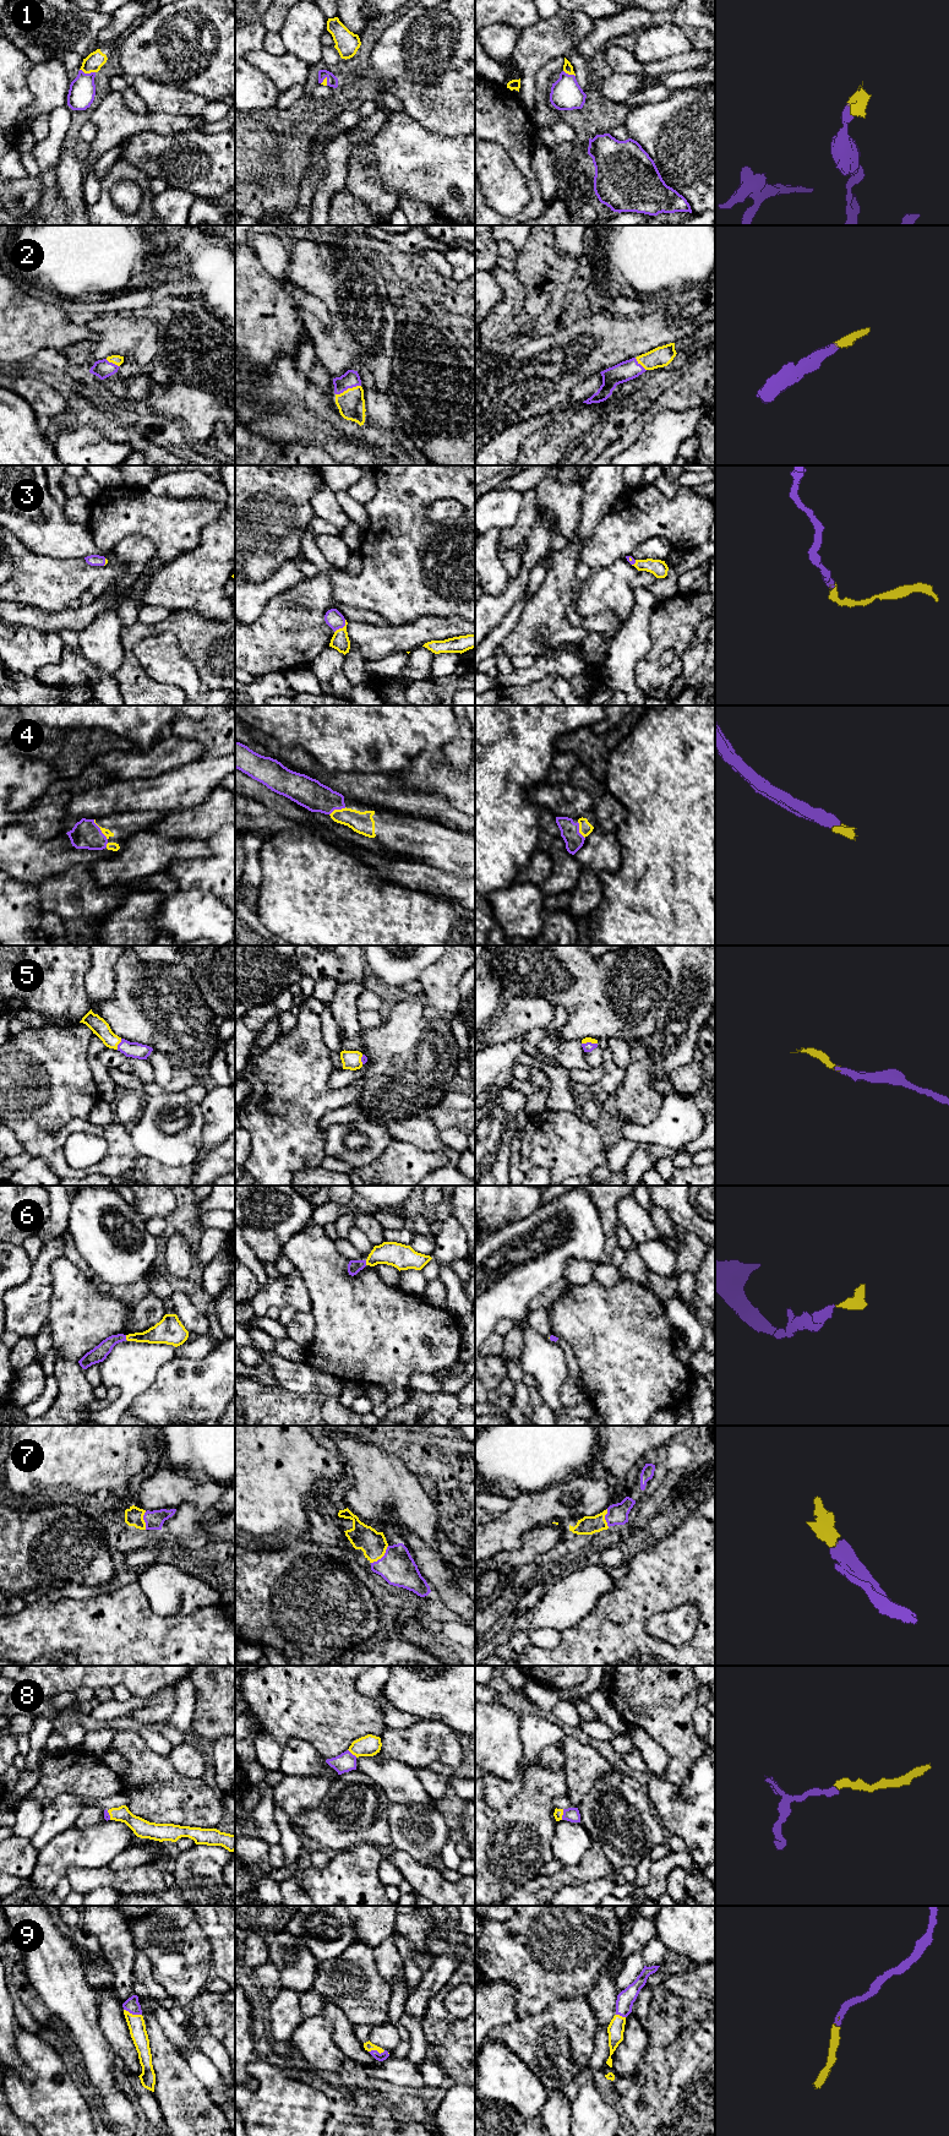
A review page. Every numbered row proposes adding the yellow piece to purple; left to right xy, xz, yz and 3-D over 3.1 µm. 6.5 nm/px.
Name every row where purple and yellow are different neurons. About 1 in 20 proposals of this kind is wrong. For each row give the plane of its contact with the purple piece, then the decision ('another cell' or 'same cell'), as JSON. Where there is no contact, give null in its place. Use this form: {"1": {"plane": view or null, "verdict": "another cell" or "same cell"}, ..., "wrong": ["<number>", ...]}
{"1": {"plane": "xy", "verdict": "same cell"}, "2": {"plane": "xz", "verdict": "same cell"}, "3": {"plane": "xz", "verdict": "same cell"}, "4": {"plane": "xy", "verdict": "same cell"}, "5": {"plane": "xy", "verdict": "same cell"}, "6": {"plane": "xy", "verdict": "same cell"}, "7": {"plane": "xz", "verdict": "same cell"}, "8": {"plane": "yz", "verdict": "same cell"}, "9": {"plane": "xy", "verdict": "same cell"}, "wrong": []}

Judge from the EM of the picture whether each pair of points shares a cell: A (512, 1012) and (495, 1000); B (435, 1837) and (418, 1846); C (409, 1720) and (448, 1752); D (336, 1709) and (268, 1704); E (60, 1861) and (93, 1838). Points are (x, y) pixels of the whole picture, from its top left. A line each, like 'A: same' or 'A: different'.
A: different
B: same
C: different
D: same
E: same

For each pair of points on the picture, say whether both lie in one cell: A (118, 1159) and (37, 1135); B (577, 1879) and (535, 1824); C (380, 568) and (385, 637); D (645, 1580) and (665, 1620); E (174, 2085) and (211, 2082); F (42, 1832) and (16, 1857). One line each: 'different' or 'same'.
A: same
B: different
C: different
D: different
E: different
F: different

